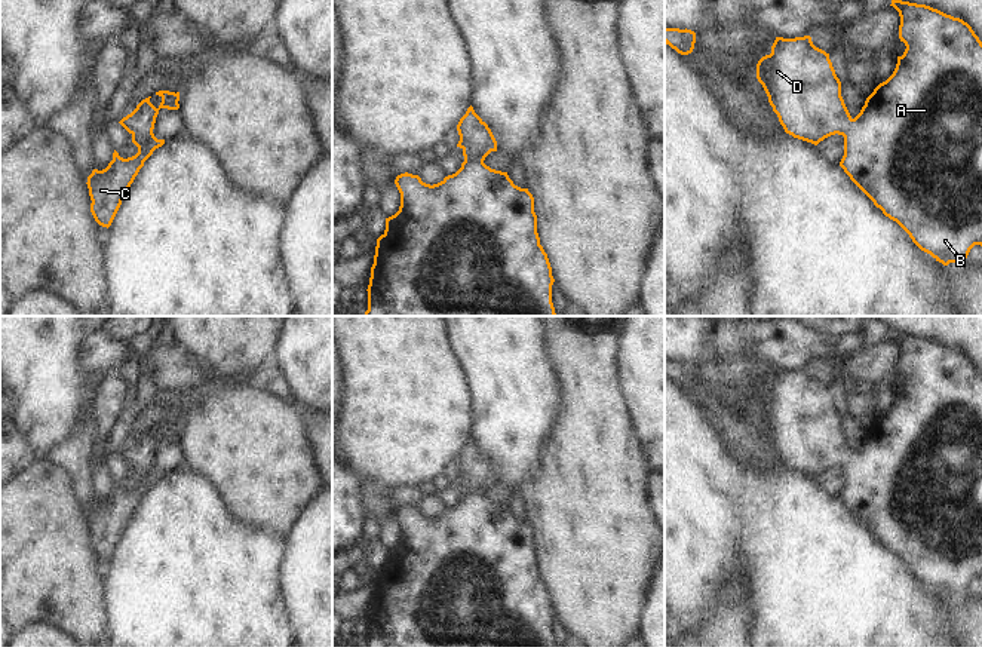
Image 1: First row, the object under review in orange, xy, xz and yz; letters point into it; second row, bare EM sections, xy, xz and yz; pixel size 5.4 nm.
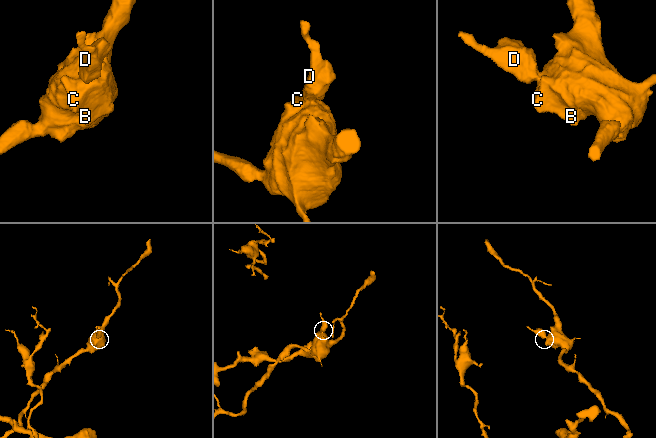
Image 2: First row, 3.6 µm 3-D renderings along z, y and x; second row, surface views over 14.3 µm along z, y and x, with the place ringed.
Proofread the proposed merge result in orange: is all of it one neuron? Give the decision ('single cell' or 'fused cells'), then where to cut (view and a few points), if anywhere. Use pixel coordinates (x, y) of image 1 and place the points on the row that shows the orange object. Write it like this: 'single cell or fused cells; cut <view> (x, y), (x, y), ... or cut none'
single cell; cut none

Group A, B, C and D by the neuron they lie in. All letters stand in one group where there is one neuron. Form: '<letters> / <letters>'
A B C D

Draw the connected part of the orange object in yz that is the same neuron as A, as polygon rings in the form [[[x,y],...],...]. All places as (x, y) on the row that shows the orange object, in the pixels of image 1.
[[[892,0],[892,4],[900,16],[899,39],[906,49],[897,56],[893,74],[880,83],[866,98],[860,113],[853,119],[841,96],[841,82],[835,74],[829,53],[816,47],[810,36],[783,39],[776,37],[771,53],[762,56],[757,64],[757,79],[762,85],[773,111],[777,114],[785,132],[794,138],[817,145],[831,135],[844,137],[844,156],[840,166],[850,180],[883,211],[886,217],[896,221],[912,239],[912,242],[924,252],[930,254],[936,261],[948,266],[949,263],[964,263],[975,245],[982,246],[982,42],[972,27],[960,18],[946,15],[926,4],[917,4],[902,0]]]

